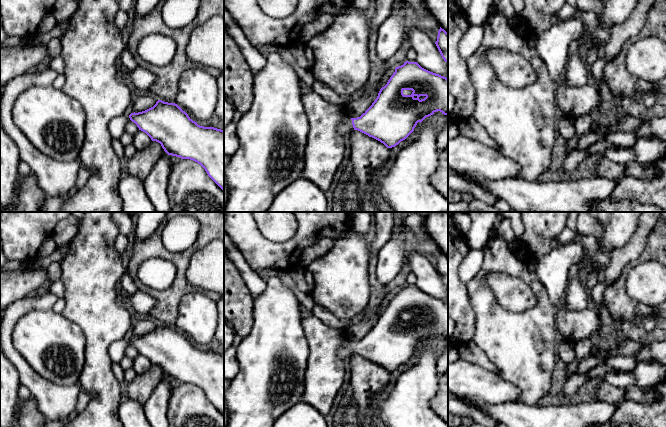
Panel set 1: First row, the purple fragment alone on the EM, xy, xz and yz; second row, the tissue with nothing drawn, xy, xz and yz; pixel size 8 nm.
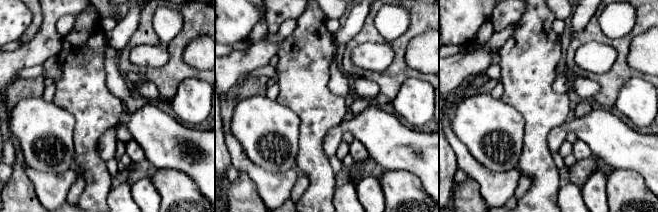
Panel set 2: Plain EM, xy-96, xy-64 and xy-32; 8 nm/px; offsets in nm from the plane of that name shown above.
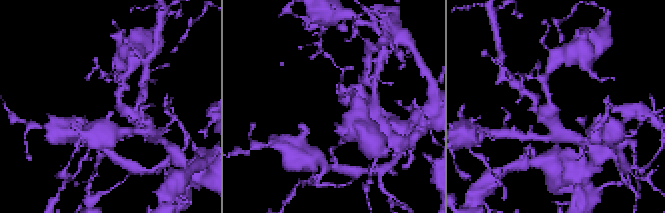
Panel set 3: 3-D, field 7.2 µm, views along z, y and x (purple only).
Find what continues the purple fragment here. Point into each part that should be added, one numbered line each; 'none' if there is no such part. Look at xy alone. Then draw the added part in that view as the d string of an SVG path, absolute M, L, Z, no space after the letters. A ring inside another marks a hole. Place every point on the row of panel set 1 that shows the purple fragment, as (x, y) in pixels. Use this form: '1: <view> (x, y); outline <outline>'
1: xy (117, 126); outline M123 114L121 116L115 117L109 123L109 133L112 139L120 139L120 137L126 132L125 127L129 120L129 115Z

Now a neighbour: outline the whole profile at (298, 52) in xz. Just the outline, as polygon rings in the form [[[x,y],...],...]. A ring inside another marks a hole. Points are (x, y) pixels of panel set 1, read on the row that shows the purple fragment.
[[[297,44],[296,46],[291,46],[290,52],[299,66],[309,69],[309,63],[305,56],[305,50],[303,46],[299,44]]]

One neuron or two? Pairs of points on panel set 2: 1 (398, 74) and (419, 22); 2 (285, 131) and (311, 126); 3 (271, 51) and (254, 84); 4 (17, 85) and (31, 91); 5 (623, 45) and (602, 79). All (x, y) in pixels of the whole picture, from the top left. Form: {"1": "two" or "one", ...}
{"1": "one", "2": "two", "3": "two", "4": "one", "5": "one"}

